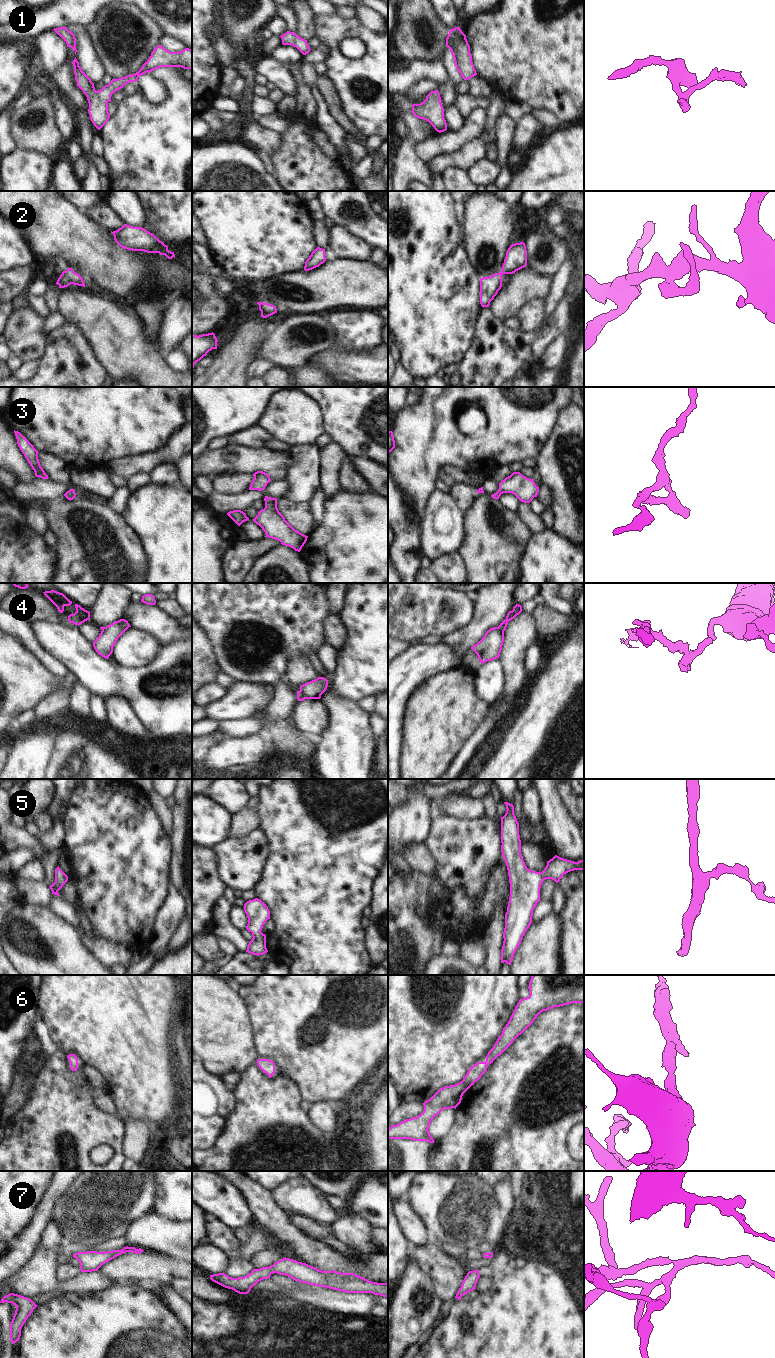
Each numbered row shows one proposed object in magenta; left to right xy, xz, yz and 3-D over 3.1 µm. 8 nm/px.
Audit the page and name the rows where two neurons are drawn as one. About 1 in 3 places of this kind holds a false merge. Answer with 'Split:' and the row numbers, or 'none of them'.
Split: 4

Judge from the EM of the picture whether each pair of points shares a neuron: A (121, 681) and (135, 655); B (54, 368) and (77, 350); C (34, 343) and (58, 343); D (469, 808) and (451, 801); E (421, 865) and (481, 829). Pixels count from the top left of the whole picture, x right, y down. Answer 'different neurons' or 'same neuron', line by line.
A: different neurons
B: same neuron
C: different neurons
D: same neuron
E: different neurons

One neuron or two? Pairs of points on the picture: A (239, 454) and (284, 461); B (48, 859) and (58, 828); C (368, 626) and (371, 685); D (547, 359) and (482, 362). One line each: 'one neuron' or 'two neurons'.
A: one neuron
B: two neurons
C: one neuron
D: two neurons

